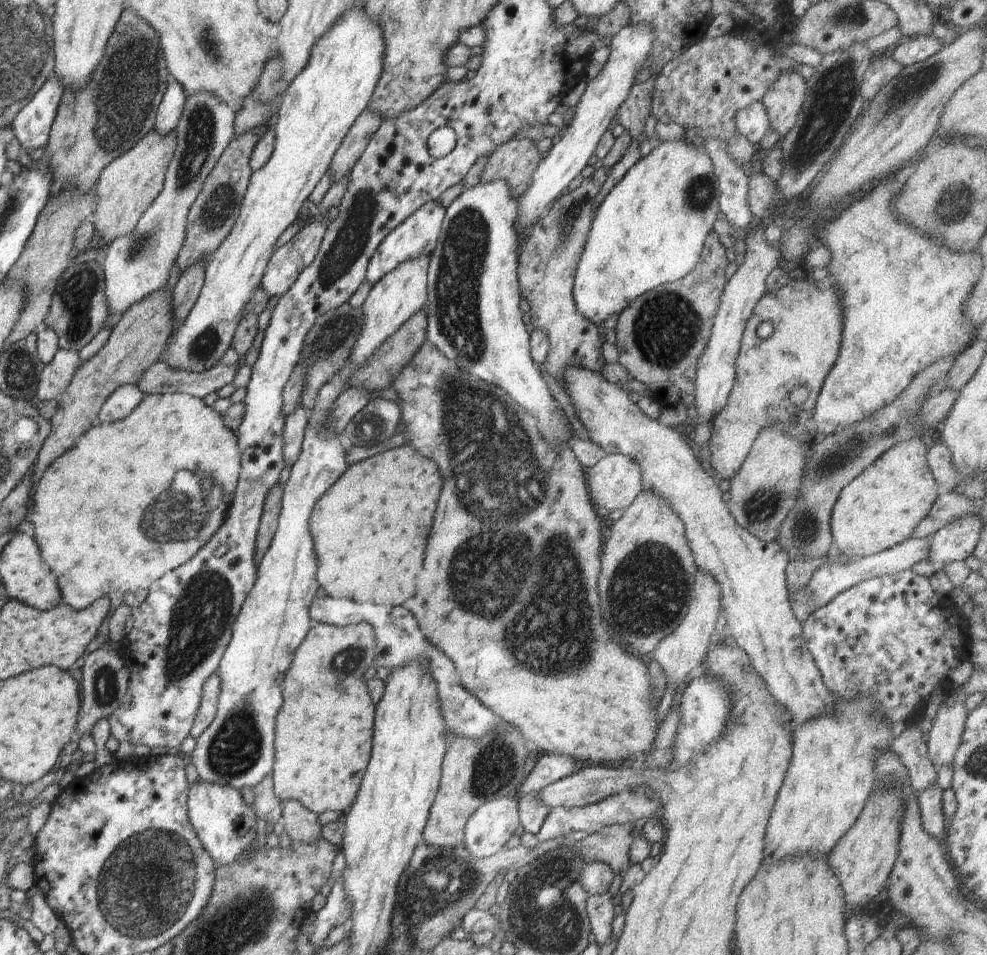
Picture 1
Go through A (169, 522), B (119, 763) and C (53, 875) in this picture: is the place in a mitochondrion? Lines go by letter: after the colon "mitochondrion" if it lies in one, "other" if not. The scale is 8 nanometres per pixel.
A: mitochondrion
B: other
C: other

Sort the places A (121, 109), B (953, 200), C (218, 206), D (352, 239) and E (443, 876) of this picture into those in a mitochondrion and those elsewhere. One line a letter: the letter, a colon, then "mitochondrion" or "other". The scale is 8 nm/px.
A: mitochondrion
B: mitochondrion
C: mitochondrion
D: mitochondrion
E: mitochondrion

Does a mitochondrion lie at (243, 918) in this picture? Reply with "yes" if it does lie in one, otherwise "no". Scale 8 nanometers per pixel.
yes

